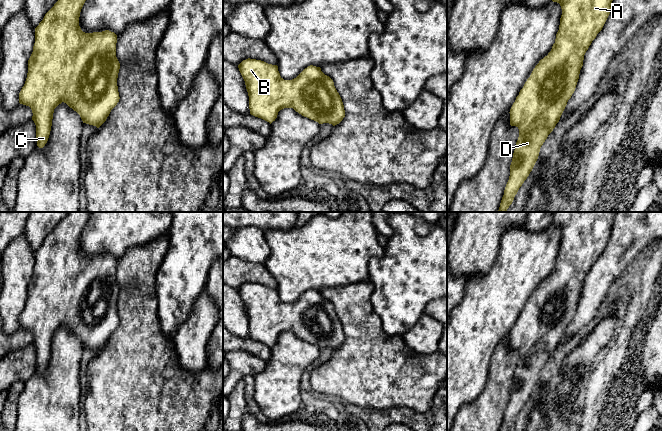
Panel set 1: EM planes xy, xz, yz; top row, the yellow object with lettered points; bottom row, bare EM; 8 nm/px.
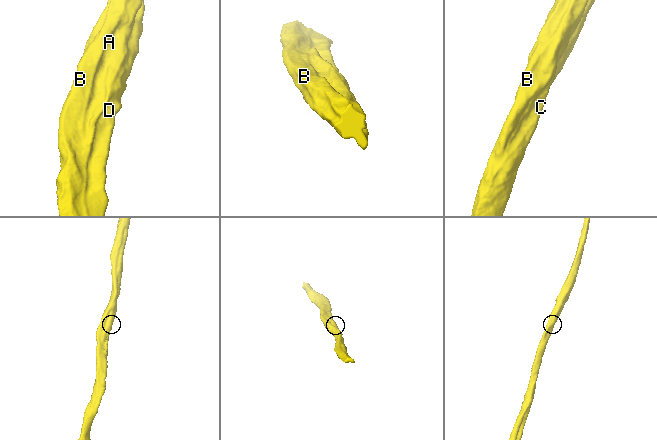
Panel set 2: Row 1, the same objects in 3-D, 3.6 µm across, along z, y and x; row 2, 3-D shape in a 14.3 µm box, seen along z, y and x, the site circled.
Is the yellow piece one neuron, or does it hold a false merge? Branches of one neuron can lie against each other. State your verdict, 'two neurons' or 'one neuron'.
one neuron

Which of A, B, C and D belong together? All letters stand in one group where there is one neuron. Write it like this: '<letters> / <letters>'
A B C D

